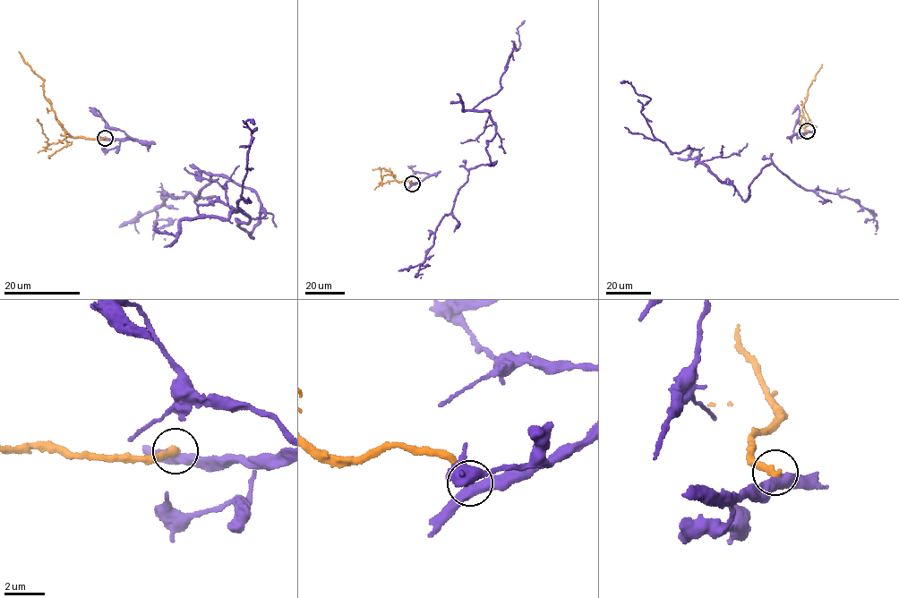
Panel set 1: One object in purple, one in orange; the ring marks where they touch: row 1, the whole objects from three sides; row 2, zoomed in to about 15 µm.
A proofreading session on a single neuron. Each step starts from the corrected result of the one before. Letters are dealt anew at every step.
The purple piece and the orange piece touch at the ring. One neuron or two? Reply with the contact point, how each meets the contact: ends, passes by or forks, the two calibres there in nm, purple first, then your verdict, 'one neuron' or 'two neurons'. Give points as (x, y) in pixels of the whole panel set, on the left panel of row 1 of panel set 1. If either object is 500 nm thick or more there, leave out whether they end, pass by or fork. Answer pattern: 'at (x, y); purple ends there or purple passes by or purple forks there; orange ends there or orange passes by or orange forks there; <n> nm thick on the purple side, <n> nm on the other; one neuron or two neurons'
at (105, 138); purple passes by; orange ends there; 460 nm thick on the purple side, 400 nm on the other; two neurons

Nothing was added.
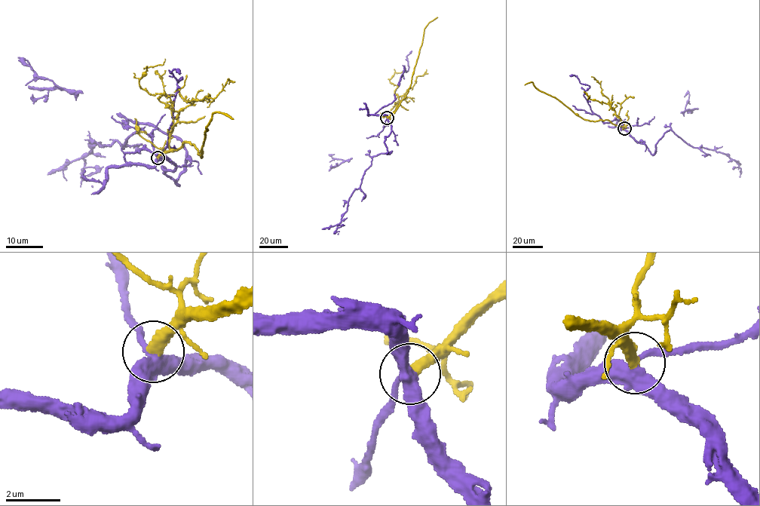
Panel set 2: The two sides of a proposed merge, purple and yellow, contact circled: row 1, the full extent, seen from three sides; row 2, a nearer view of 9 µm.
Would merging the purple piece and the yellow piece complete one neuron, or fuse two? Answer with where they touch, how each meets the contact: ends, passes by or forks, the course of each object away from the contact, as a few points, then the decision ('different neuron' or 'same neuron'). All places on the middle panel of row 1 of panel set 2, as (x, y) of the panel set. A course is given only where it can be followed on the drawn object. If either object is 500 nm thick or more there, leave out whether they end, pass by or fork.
at (387, 118); purple forks there; yellow ends there; purple runs (387, 118), (391, 129), (384, 143), (387, 153), (391, 151), (373, 157), (336, 228), (341, 225), (338, 225); yellow runs (387, 118), (395, 111), (409, 90), (424, 29), (437, 17); same neuron

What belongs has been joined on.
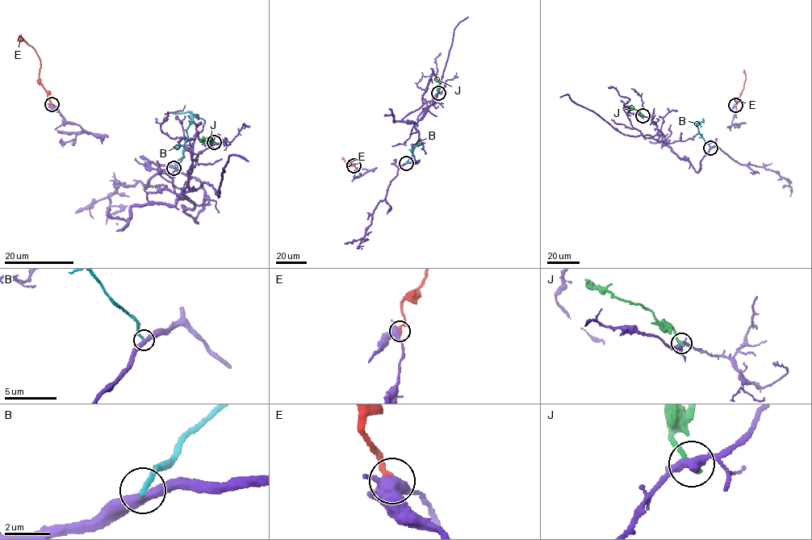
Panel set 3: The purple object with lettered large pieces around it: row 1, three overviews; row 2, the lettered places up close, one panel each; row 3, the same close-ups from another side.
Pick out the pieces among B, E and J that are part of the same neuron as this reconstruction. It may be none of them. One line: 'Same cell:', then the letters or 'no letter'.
Same cell: E

